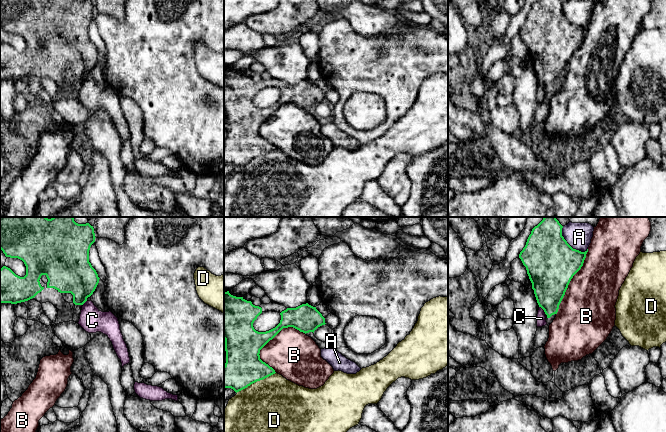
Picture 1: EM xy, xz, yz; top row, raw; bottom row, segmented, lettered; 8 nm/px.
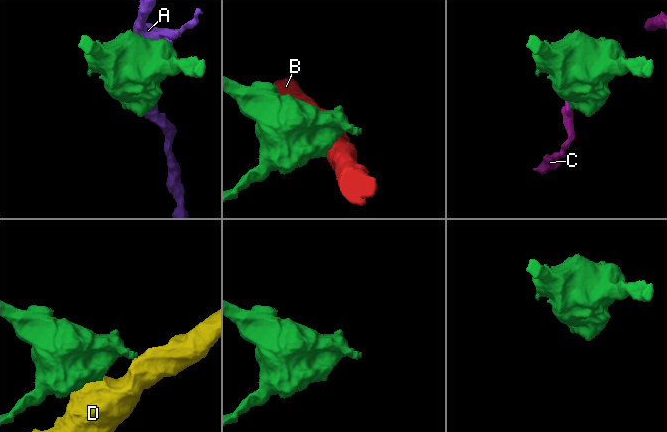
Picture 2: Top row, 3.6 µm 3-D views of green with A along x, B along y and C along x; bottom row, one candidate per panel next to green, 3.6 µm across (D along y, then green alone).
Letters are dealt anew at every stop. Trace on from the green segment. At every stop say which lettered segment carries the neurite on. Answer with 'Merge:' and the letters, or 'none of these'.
Merge: none of these

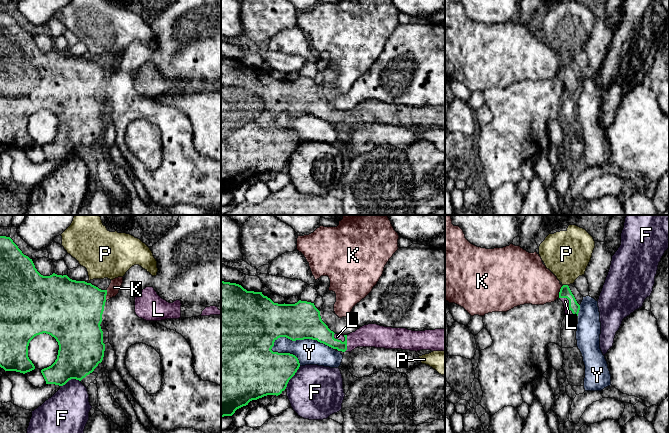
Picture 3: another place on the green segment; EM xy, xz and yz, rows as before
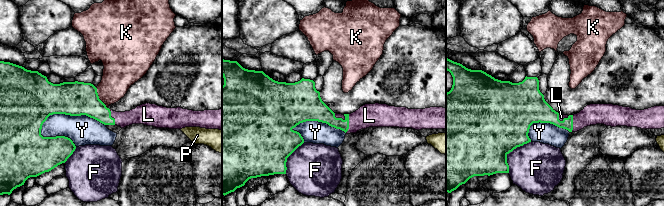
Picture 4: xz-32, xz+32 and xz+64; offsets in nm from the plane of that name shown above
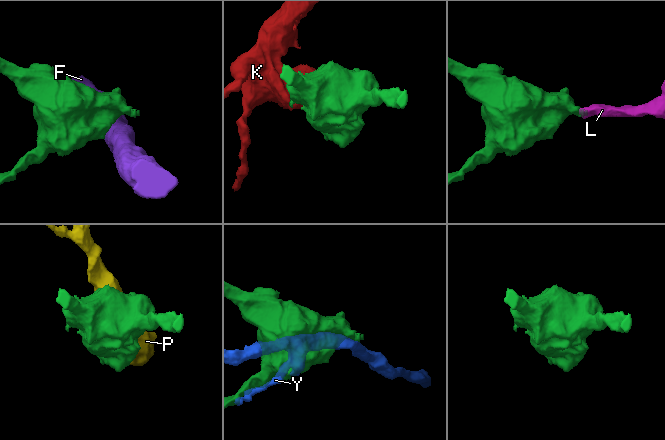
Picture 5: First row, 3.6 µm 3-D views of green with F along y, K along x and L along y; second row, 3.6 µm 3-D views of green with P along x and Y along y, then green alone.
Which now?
Merge: L

